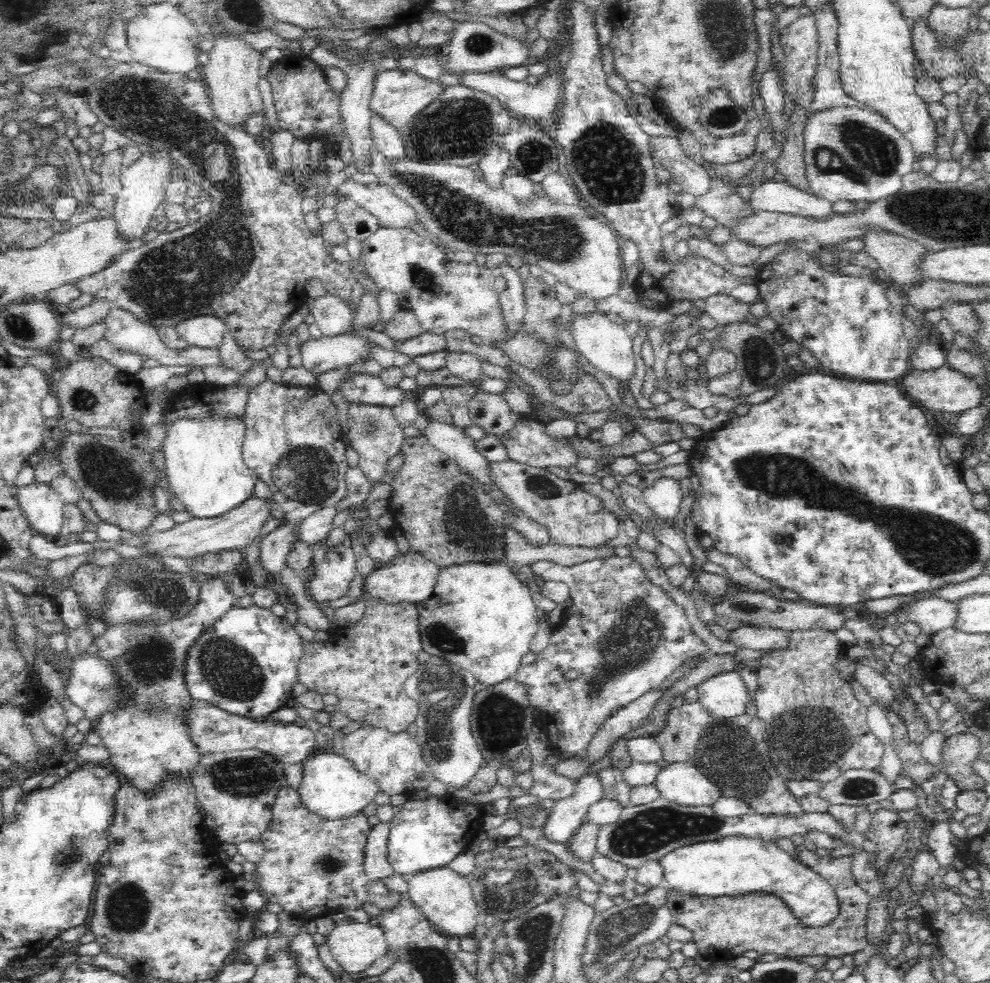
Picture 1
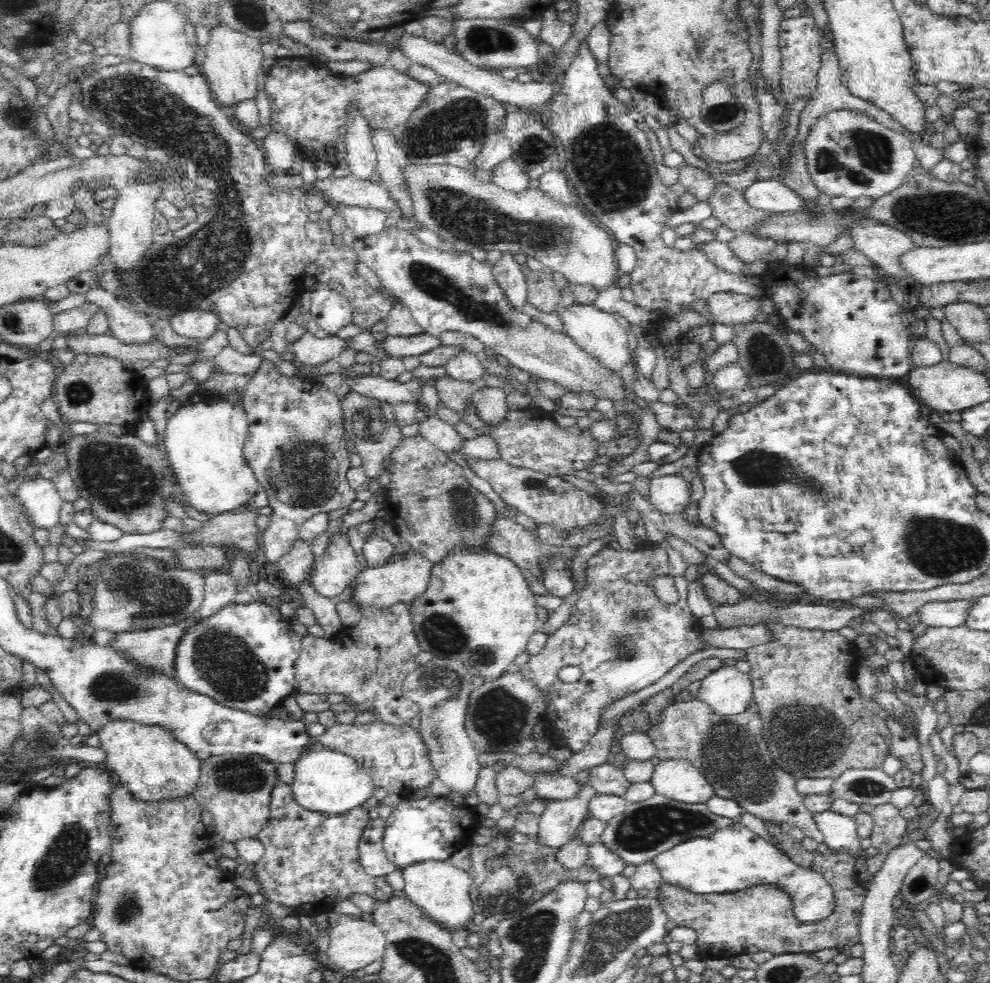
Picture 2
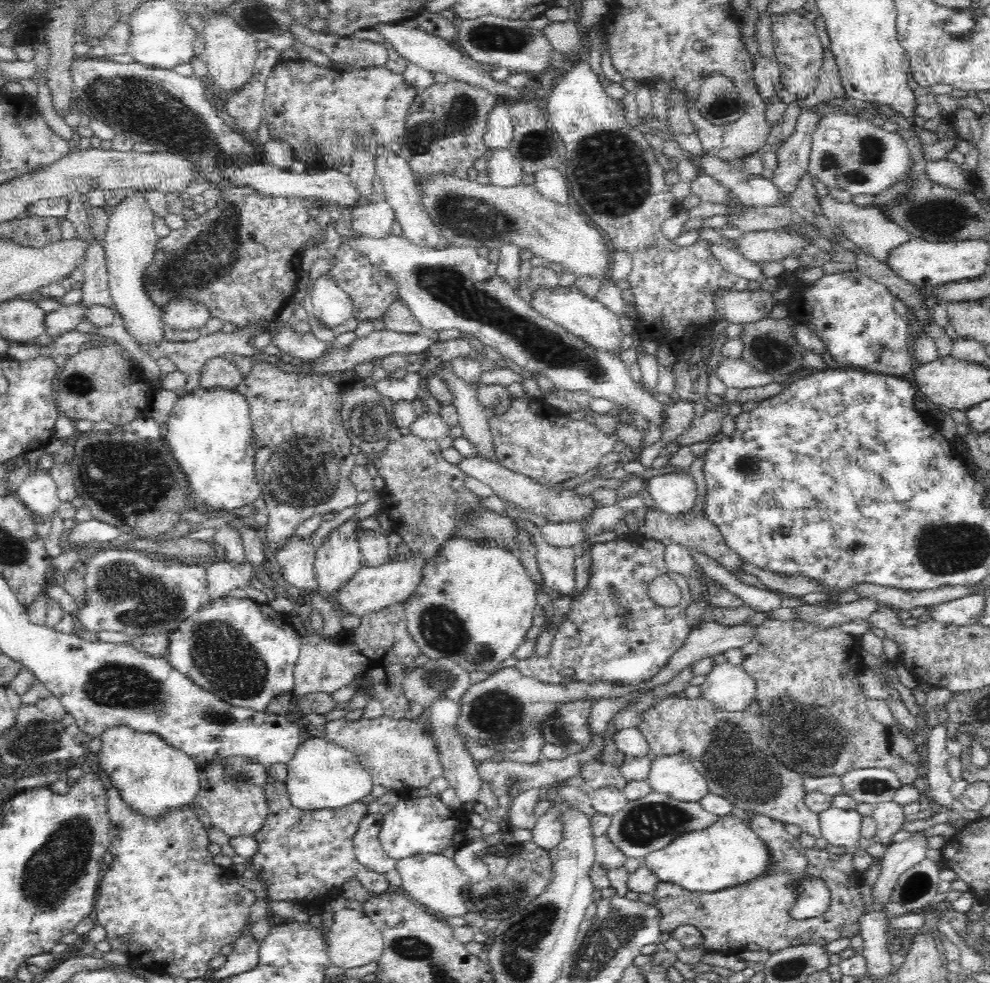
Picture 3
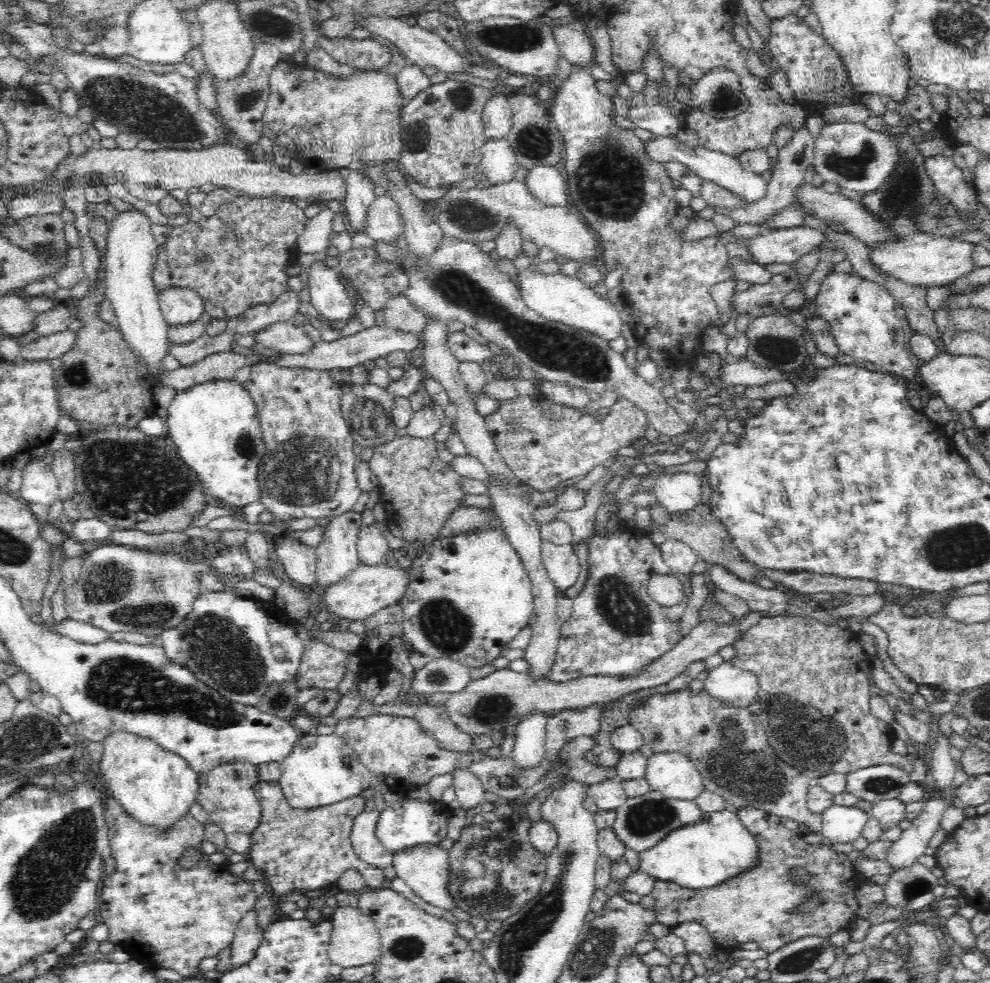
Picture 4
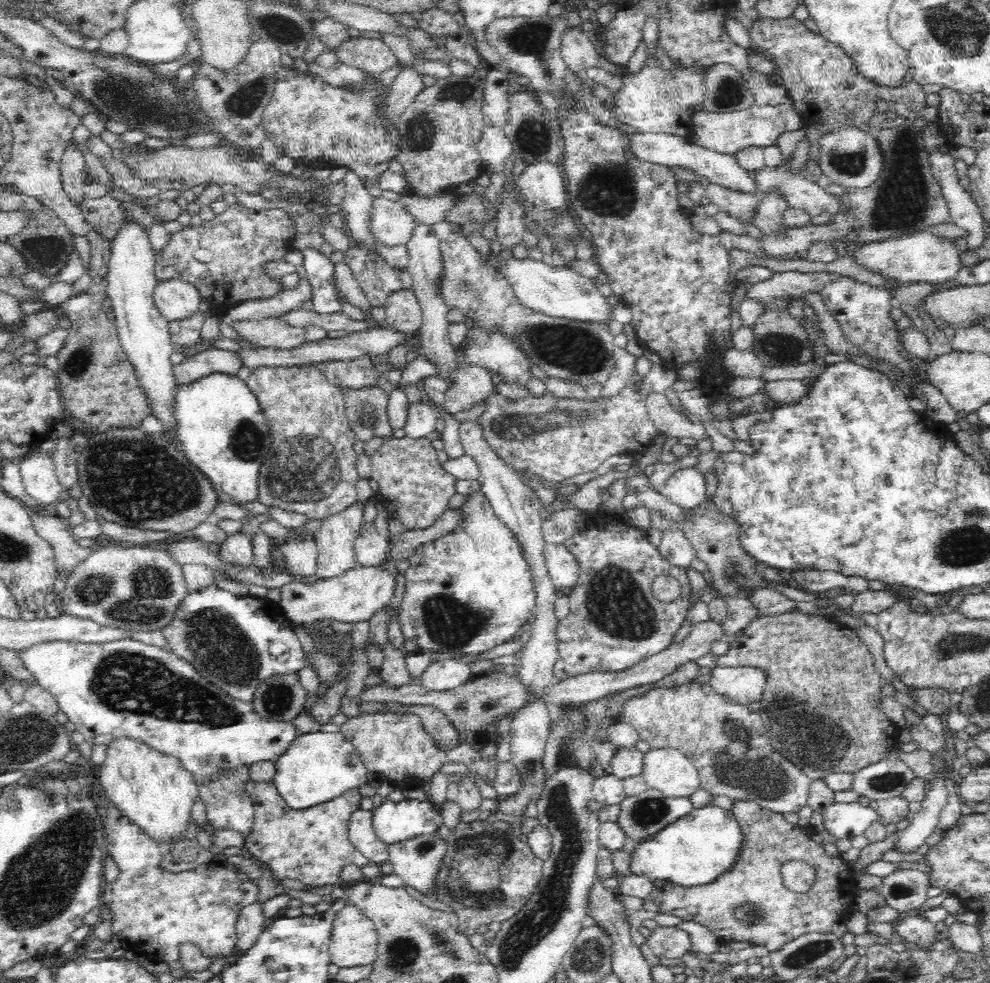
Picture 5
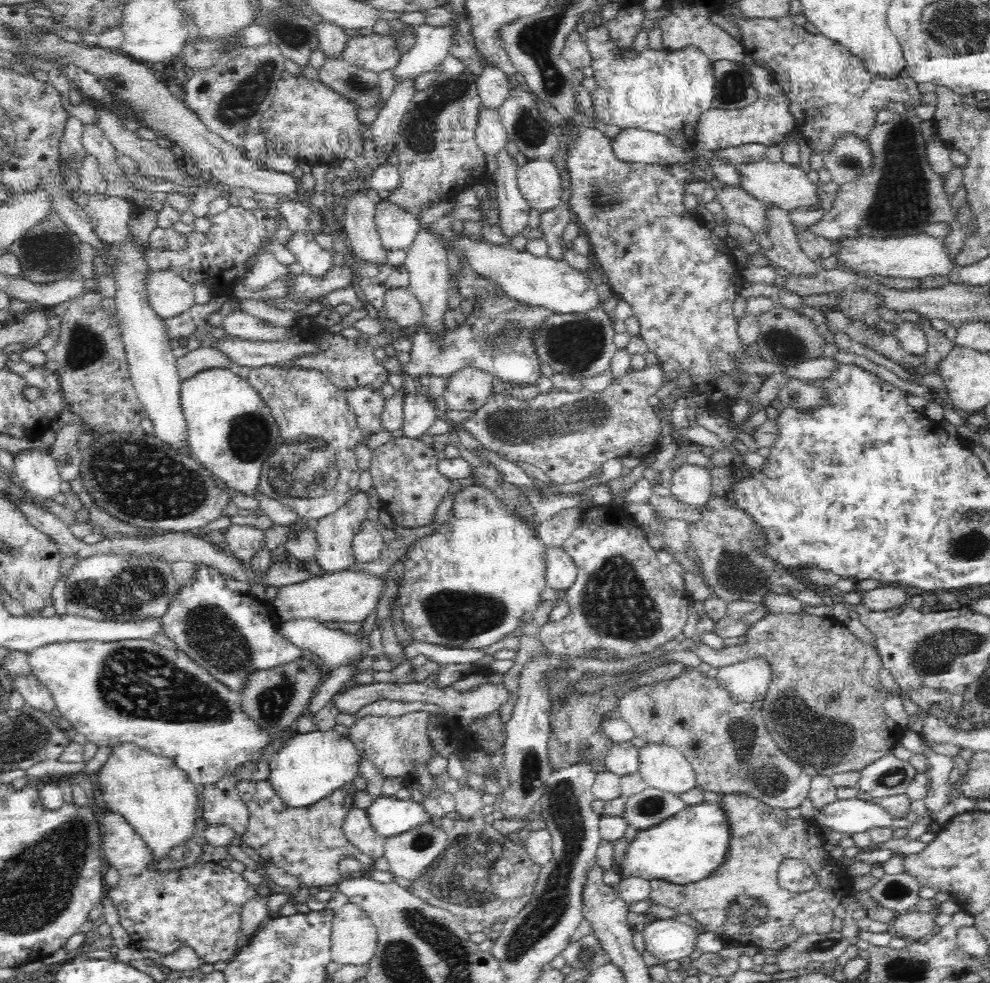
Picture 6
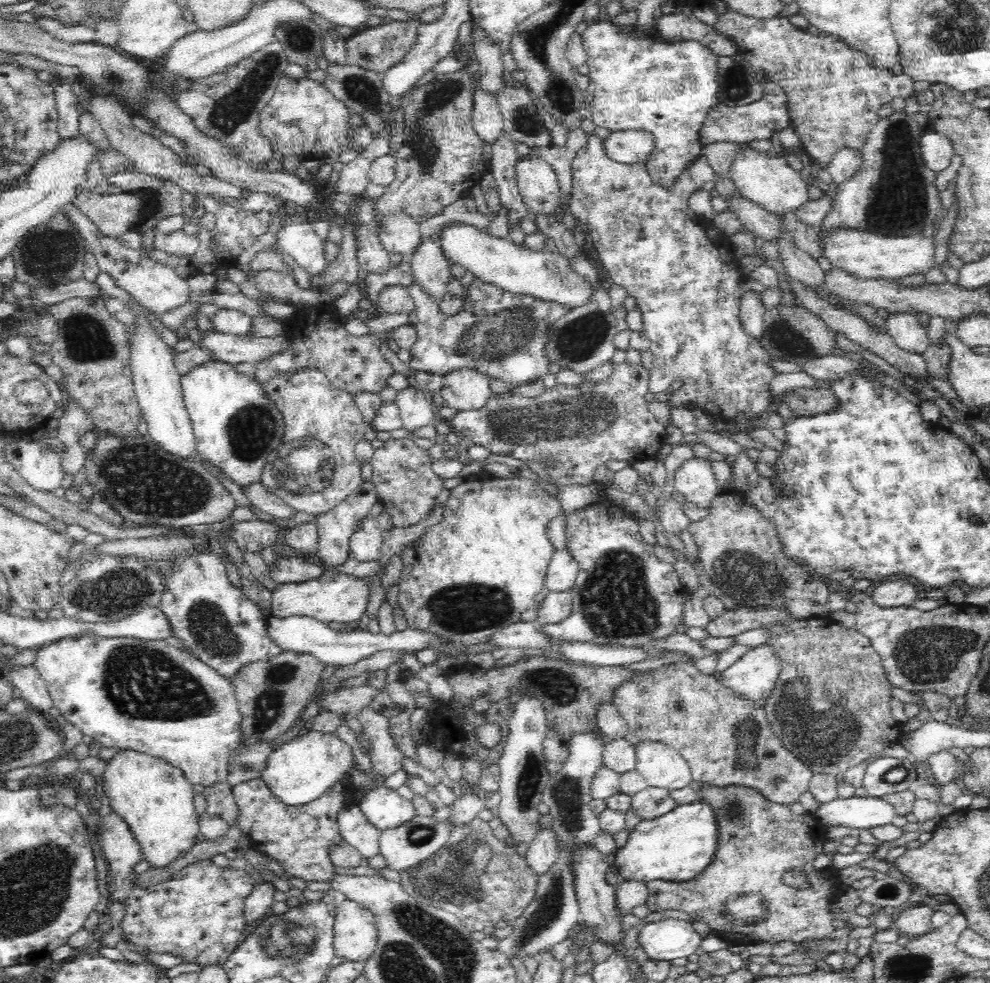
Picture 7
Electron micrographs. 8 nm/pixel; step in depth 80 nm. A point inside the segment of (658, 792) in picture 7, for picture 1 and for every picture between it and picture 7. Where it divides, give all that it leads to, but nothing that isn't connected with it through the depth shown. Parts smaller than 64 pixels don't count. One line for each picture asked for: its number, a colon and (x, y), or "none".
1: (648, 832)
2: (647, 829)
3: (643, 827)
4: (642, 823)
5: (641, 817)
6: (646, 810)

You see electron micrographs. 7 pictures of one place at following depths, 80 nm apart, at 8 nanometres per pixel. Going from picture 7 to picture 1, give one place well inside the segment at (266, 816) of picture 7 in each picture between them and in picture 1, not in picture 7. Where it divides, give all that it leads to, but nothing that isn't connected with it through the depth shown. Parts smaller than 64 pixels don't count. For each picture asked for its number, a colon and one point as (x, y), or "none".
1: (313, 867)
2: (311, 861)
3: (306, 857)
4: (295, 850)
5: (312, 846)
6: (309, 843)

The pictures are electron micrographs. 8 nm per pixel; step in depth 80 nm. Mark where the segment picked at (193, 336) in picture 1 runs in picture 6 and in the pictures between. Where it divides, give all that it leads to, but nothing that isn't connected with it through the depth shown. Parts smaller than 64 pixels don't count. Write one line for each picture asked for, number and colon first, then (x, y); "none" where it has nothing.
2: (199, 326)
3: (183, 315)
4: (180, 307)
5: (176, 300)
6: (171, 296)

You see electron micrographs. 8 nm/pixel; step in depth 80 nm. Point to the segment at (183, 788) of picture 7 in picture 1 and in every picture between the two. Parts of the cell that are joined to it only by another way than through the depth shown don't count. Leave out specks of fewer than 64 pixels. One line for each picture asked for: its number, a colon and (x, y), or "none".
1: (148, 735)
2: (149, 759)
3: (153, 777)
4: (156, 786)
5: (152, 789)
6: (150, 792)

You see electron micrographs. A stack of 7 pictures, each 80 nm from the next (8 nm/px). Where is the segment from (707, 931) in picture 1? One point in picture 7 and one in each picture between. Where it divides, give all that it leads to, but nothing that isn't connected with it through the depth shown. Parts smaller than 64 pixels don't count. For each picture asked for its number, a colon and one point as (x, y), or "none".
2: (726, 925)
3: (759, 913)
4: (756, 907)
5: (751, 903)
6: (742, 903)
7: (741, 898)

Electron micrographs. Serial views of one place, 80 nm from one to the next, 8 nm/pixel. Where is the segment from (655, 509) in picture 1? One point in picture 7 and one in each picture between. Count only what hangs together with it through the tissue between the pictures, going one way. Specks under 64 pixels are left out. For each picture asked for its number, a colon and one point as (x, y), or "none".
2: (670, 494)
3: (673, 493)
4: (679, 492)
5: (685, 488)
6: (690, 484)
7: (695, 480)

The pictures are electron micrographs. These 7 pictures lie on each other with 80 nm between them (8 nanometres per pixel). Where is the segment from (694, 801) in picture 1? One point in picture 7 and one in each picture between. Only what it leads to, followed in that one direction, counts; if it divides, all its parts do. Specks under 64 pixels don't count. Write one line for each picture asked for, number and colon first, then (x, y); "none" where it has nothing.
2: (679, 780)
3: (674, 776)
4: (674, 775)
5: (669, 771)
6: (665, 768)
7: (662, 766)

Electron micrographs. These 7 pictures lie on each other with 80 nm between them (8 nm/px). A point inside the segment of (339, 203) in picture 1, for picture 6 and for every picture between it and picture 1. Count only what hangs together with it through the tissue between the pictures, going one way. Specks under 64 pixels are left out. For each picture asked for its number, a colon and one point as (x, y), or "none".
2: (360, 221)
3: (375, 220)
4: (382, 223)
5: (391, 224)
6: (397, 228)

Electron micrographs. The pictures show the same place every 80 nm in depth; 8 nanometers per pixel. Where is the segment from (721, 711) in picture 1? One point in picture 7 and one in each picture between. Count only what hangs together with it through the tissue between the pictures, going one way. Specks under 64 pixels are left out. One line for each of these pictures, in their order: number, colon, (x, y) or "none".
2: (727, 691)
3: (728, 687)
4: (735, 688)
5: (743, 685)
6: (746, 682)
7: (752, 676)

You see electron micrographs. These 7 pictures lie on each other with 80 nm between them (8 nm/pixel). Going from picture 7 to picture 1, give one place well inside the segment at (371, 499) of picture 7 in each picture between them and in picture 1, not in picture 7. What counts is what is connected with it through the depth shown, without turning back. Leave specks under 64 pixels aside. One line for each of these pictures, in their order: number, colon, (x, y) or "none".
1: (331, 580)
2: (335, 569)
3: (338, 559)
4: (336, 556)
5: (335, 538)
6: (335, 532)

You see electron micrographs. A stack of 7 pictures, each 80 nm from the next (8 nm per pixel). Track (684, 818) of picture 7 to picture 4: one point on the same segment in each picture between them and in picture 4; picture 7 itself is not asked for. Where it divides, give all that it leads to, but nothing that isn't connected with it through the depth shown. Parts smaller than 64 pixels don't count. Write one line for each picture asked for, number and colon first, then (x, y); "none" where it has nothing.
4: (720, 849)
5: (694, 852)
6: (692, 846)

